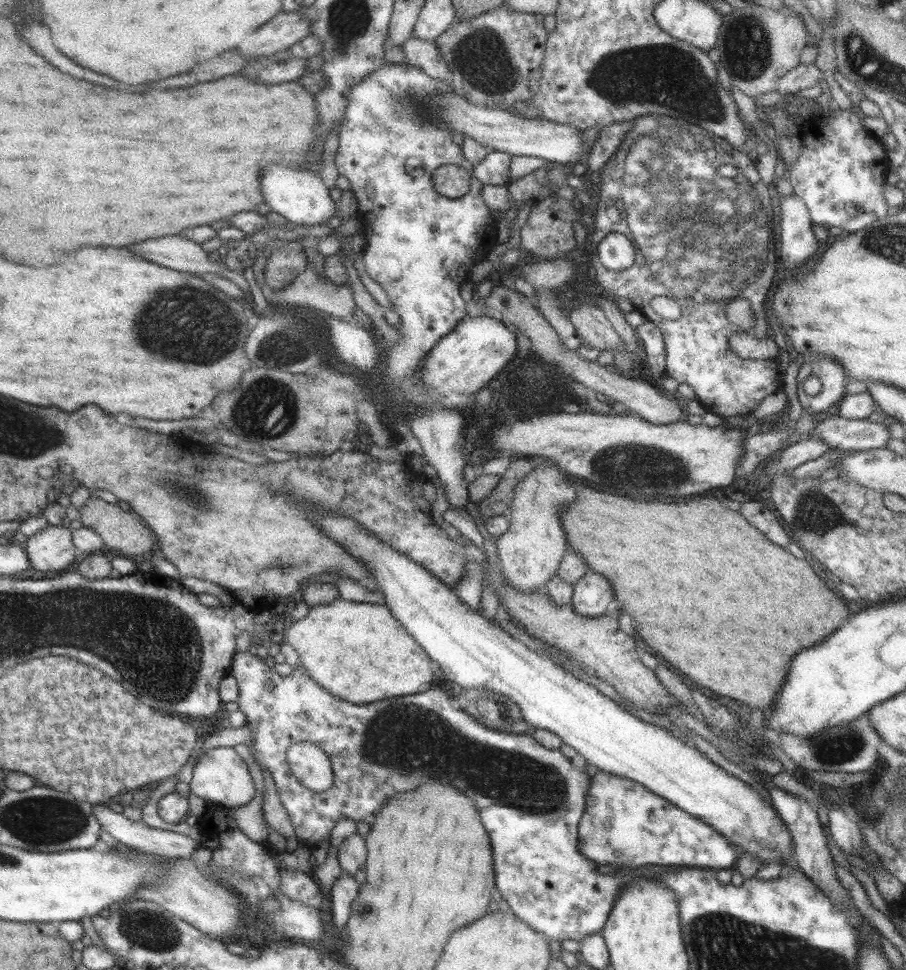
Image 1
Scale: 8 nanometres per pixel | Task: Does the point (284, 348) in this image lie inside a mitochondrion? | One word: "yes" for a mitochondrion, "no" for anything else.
yes

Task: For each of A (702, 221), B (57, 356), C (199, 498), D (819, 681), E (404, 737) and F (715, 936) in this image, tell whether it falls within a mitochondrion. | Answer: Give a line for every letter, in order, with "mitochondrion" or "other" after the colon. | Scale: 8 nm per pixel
A: mitochondrion
B: other
C: mitochondrion
D: other
E: mitochondrion
F: mitochondrion

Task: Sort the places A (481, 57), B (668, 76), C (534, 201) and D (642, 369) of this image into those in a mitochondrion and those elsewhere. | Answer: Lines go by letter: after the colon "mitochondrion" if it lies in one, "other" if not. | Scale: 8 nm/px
A: mitochondrion
B: mitochondrion
C: other
D: other

